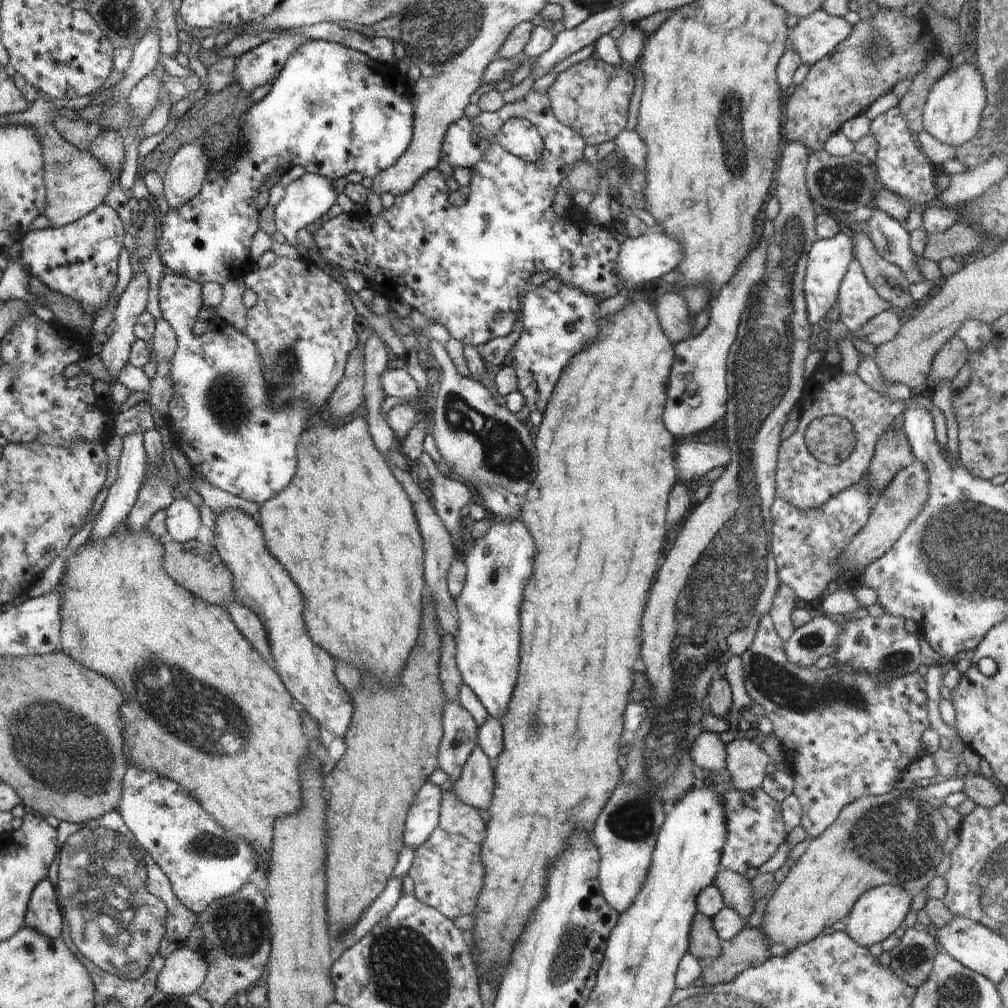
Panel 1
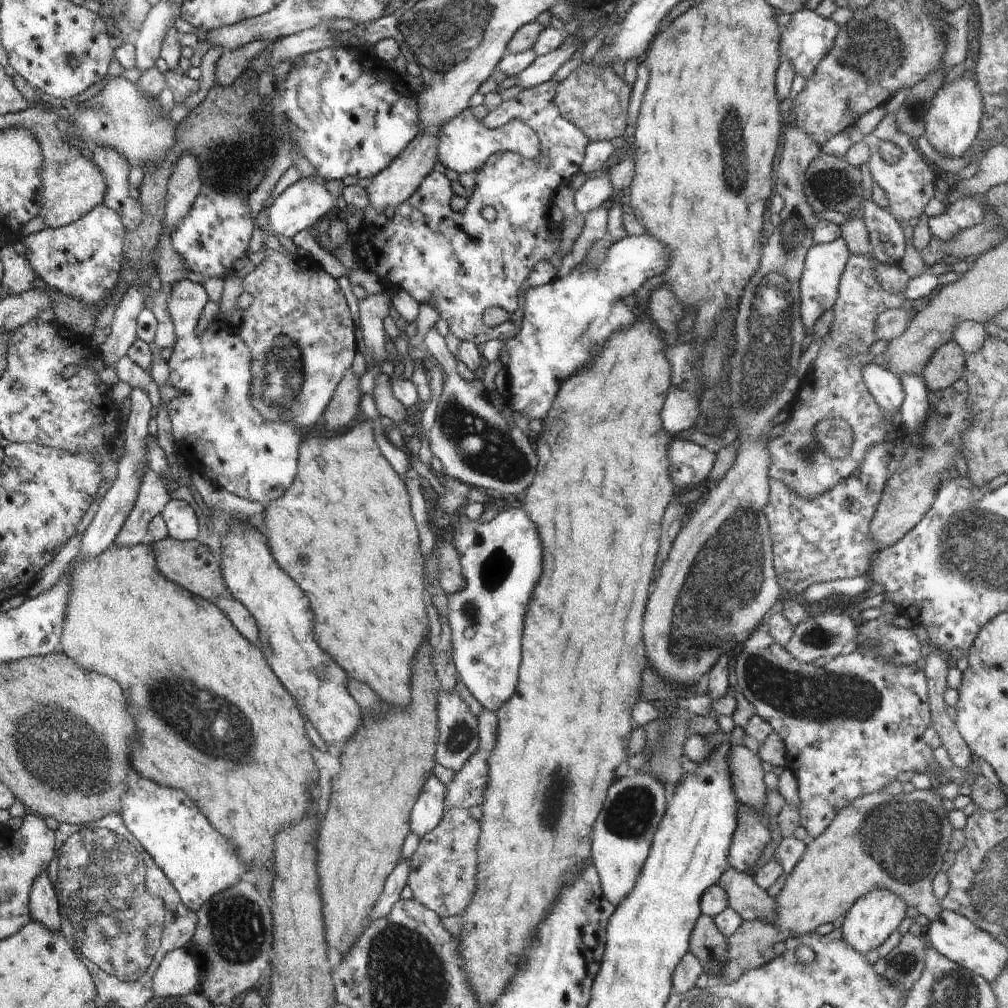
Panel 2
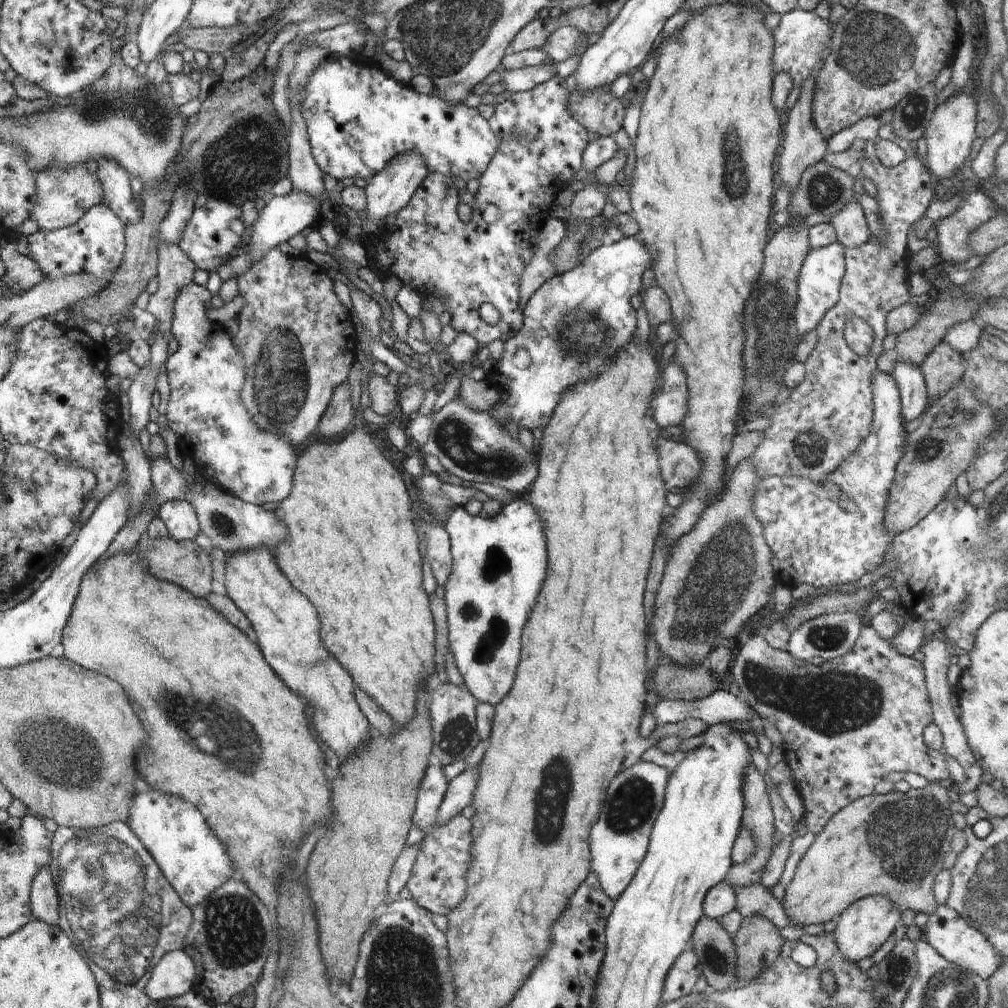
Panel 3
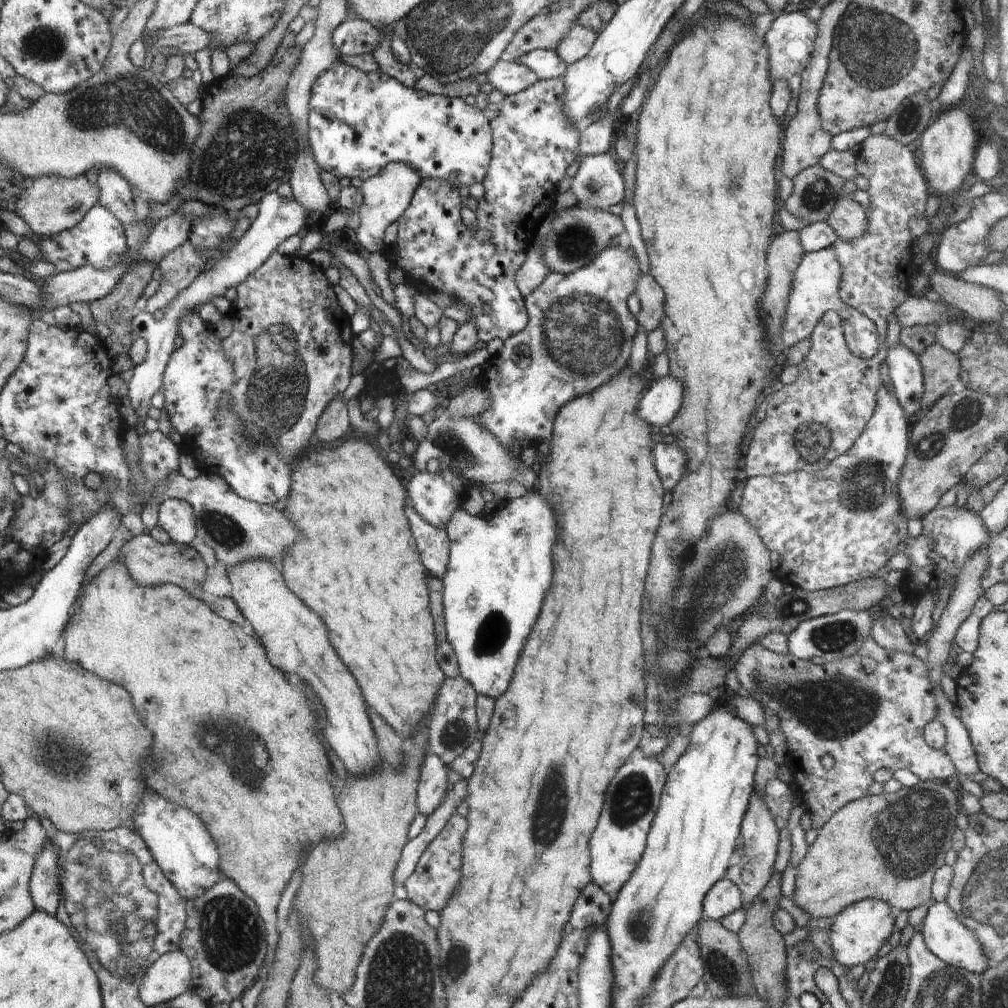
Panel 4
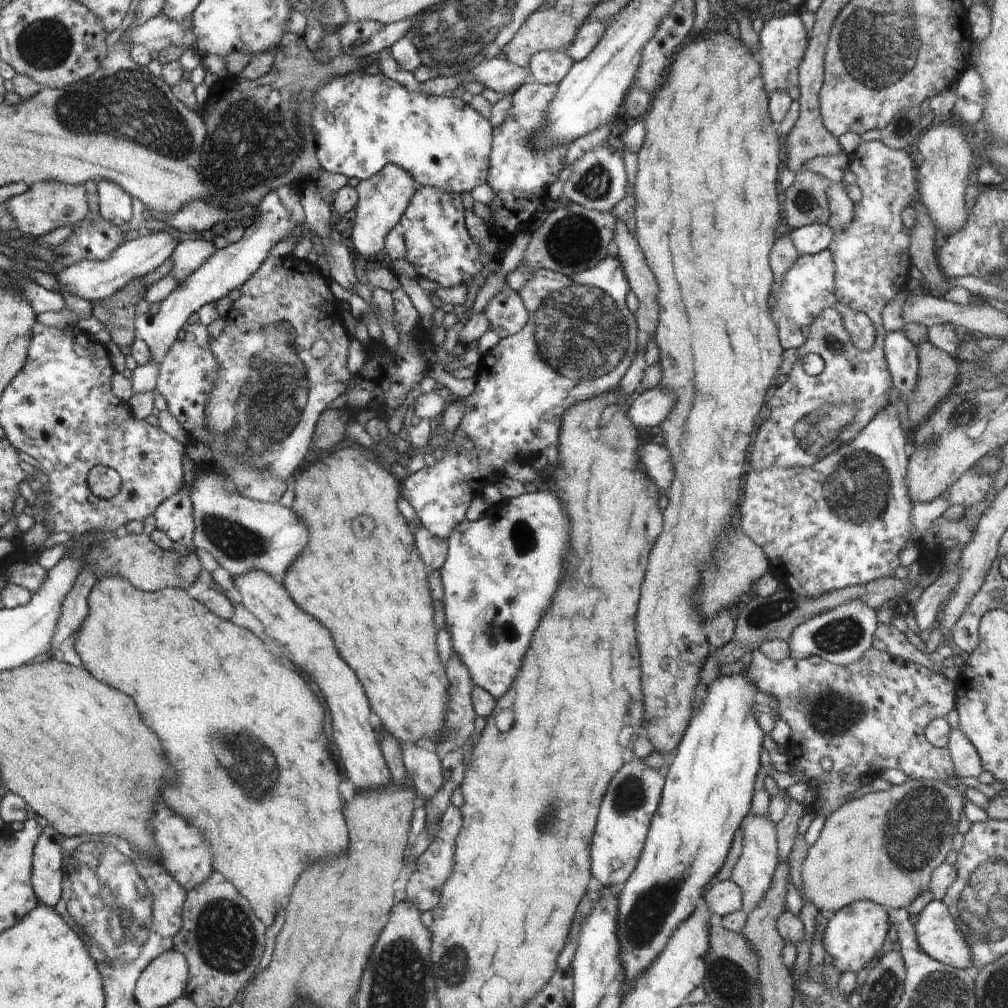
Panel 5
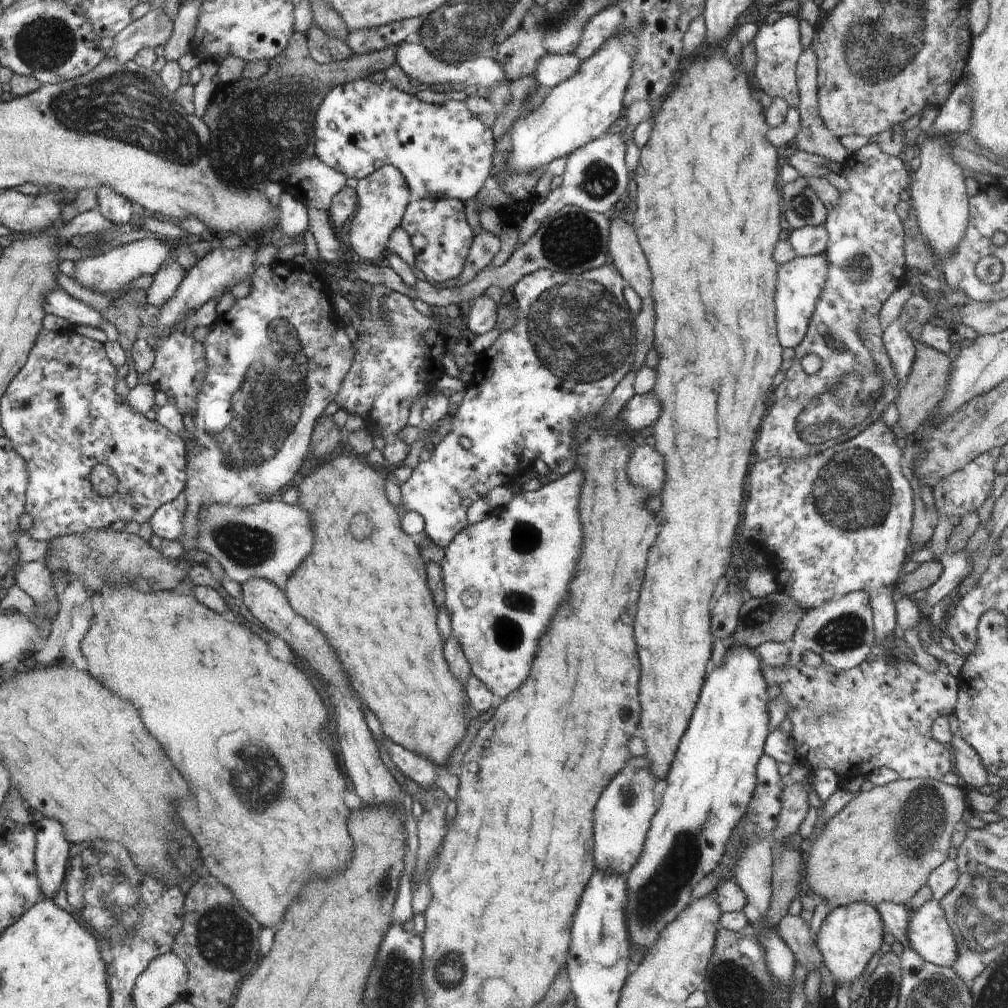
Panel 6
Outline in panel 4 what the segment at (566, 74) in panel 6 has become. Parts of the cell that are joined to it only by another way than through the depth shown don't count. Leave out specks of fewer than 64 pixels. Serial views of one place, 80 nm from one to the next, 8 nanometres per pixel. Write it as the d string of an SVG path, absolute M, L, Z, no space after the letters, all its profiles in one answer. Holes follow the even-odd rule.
M536 49L515 60L517 64L522 64L530 68L539 80L550 80L560 78L567 70L564 60L554 50Z

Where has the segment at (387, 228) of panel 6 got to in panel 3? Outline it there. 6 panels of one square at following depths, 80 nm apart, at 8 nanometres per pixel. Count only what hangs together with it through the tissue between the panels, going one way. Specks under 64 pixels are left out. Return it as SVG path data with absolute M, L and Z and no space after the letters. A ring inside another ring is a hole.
M408 152L398 156L391 163L389 163L382 172L378 172L373 180L368 182L366 186L366 214L368 214L368 221L362 222L362 233L366 231L380 232L384 229L378 228L375 223L380 220L386 220L389 214L397 215L402 208L408 207L409 202L416 195L420 184L426 179L430 170L426 168L424 158L418 152Z

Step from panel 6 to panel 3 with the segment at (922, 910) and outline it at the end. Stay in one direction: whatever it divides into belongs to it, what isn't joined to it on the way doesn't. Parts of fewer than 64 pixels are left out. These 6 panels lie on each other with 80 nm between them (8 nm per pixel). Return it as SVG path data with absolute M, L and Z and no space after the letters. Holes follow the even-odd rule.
M938 905L935 912L930 916L923 931L923 938L945 960L958 964L965 970L974 972L982 979L993 976L1003 961L985 935L974 929L964 918L958 916L952 908L945 905Z

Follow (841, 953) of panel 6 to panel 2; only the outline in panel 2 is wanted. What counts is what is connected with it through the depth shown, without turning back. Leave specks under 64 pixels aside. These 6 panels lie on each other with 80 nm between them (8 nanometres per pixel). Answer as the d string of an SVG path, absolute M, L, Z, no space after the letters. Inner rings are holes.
M874 890L862 896L843 917L841 927L842 938L854 952L866 955L873 949L878 949L889 936L897 930L905 919L907 906L900 896L888 890Z

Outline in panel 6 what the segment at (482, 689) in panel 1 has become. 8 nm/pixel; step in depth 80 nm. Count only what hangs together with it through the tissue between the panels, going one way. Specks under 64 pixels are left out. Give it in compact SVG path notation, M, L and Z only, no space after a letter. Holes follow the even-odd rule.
M576 465L576 470L572 470L570 474L562 476L556 482L552 481L536 491L522 491L516 493L512 500L505 506L494 508L480 521L474 524L468 524L450 541L445 548L444 558L440 565L443 574L443 590L445 597L446 610L449 612L452 622L452 636L460 643L466 660L469 662L471 674L476 676L484 686L494 696L505 699L511 692L514 692L526 678L526 672L530 670L530 664L534 660L534 654L538 650L538 640L540 636L548 630L550 618L554 616L556 608L560 606L560 602L566 598L568 594L568 582L574 576L574 568L576 568L576 560L580 554L580 546L582 546L582 526L578 520L578 494L580 494L580 484L582 484L582 469Z

